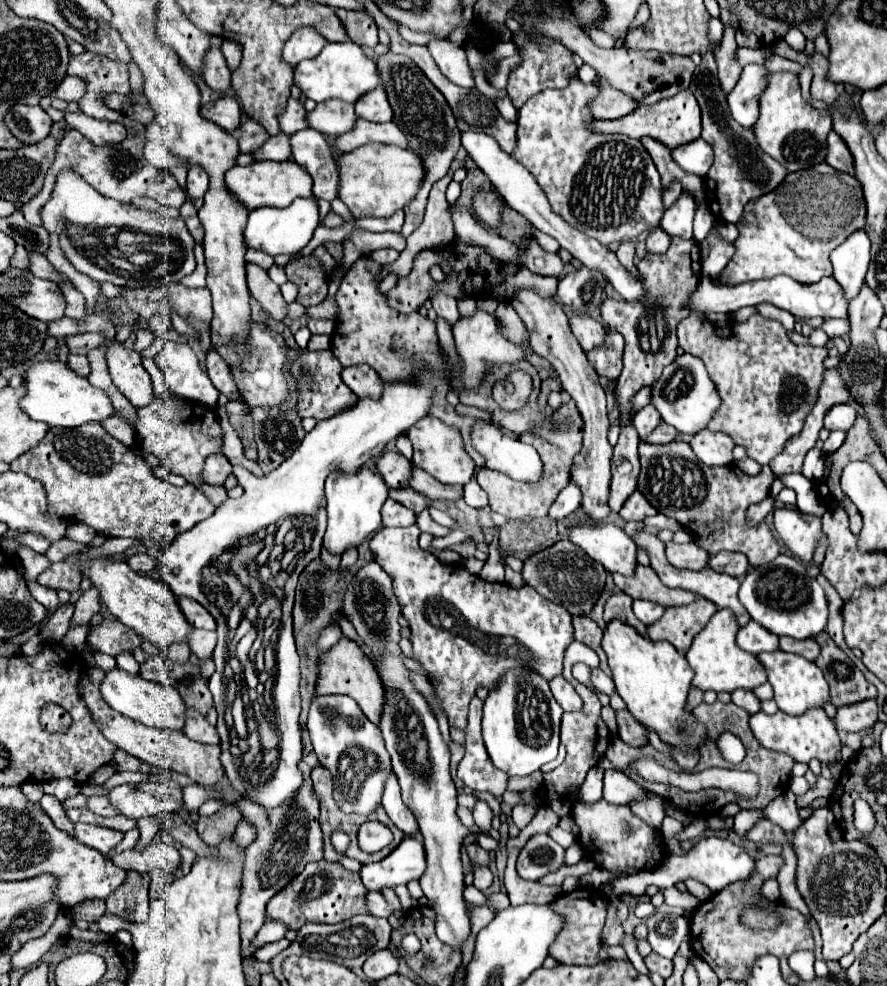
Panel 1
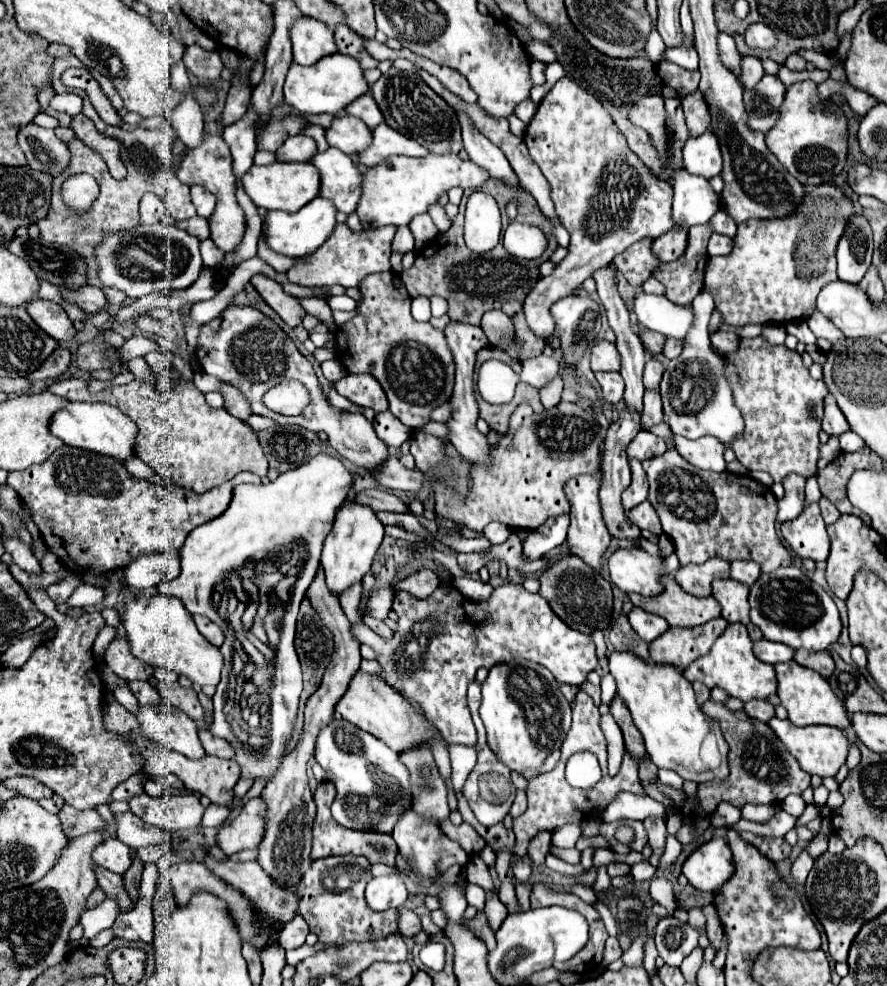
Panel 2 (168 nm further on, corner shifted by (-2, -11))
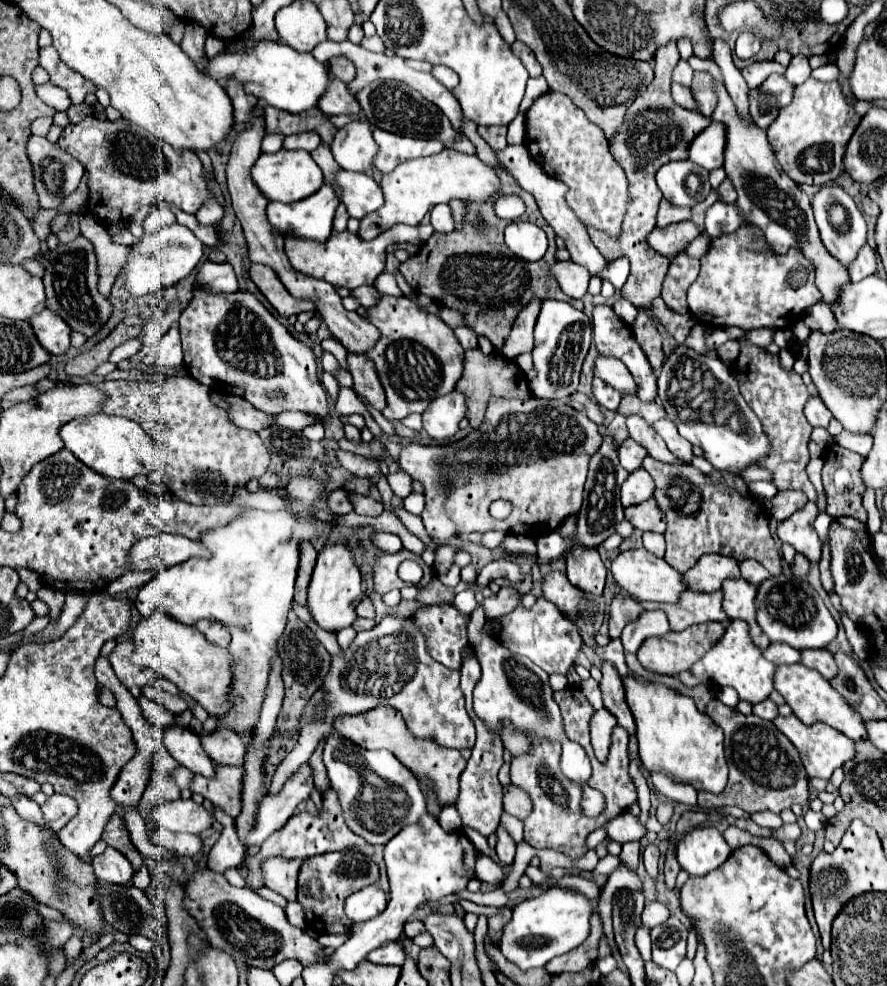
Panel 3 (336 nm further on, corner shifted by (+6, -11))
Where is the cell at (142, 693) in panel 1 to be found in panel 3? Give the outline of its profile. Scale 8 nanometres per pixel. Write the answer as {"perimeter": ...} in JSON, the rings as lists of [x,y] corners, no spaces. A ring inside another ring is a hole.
{"perimeter":[[[172,723],[162,731],[162,735],[164,735],[166,749],[180,765],[184,765],[192,773],[200,773],[204,777],[214,775],[214,765],[208,759],[208,755],[204,755],[204,749],[200,747],[200,739],[194,731]]]}

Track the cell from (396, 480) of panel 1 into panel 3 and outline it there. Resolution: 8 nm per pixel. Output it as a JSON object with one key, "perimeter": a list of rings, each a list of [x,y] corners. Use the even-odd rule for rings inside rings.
{"perimeter":[[[196,289],[192,295],[194,297],[190,305],[180,315],[180,333],[182,333],[184,365],[196,381],[204,383],[214,393],[220,393],[220,395],[240,395],[246,401],[250,401],[256,409],[268,415],[276,415],[280,411],[302,411],[316,417],[322,425],[328,425],[332,415],[326,401],[326,389],[320,385],[316,357],[312,349],[296,341],[286,331],[286,327],[250,293],[238,291],[228,295],[208,295]],[[276,389],[286,393],[284,403],[276,403],[266,397],[270,391],[276,391]]]}

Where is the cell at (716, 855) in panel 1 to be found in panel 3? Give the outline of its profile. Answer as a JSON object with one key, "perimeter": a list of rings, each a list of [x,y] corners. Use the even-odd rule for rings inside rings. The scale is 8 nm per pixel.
{"perimeter":[[[696,827],[678,843],[678,863],[694,877],[704,877],[718,869],[730,855],[730,847],[716,827]]]}

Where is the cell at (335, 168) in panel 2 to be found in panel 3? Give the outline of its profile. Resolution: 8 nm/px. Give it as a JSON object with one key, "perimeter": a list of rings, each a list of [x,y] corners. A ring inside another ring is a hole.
{"perimeter":[[[340,169],[332,181],[324,179],[324,185],[330,185],[334,189],[336,197],[346,205],[348,215],[356,219],[362,219],[384,203],[378,183],[366,173]]]}

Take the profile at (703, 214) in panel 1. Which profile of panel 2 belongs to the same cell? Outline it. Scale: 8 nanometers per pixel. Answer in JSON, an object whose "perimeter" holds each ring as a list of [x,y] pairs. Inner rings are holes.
{"perimeter":[[[720,209],[720,211],[710,219],[710,225],[712,225],[712,229],[714,229],[716,233],[722,233],[722,235],[726,235],[726,237],[734,237],[734,235],[736,235],[736,229],[738,229],[736,221],[734,221],[724,209]]]}

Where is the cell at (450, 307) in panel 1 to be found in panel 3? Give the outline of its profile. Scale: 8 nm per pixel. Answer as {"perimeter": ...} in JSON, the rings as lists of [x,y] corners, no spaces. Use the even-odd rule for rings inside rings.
{"perimeter":[[[454,389],[452,393],[434,399],[422,413],[426,433],[436,441],[452,439],[460,431],[460,421],[466,417],[466,397]]]}

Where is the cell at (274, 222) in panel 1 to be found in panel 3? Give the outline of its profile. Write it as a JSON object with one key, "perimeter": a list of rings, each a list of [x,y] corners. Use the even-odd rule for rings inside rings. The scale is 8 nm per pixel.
{"perimeter":[[[320,187],[314,195],[292,205],[268,203],[266,215],[272,227],[282,235],[294,235],[304,241],[326,243],[332,233],[332,219],[338,199],[330,187]]]}

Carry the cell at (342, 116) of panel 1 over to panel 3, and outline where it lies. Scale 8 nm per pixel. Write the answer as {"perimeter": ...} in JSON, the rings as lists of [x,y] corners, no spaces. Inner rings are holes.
{"perimeter":[[[364,119],[352,121],[336,131],[330,151],[342,169],[368,171],[372,169],[372,159],[376,155],[376,143],[372,139],[372,127]]]}

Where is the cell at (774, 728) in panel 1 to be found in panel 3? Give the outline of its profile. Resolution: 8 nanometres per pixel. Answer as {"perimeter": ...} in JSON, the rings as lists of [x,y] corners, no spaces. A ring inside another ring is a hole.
{"perimeter":[[[794,715],[788,717],[776,717],[774,725],[778,727],[778,731],[782,731],[790,743],[798,749],[802,765],[808,773],[808,777],[822,777],[822,779],[830,779],[832,771],[836,767],[842,767],[848,759],[852,759],[854,755],[854,741],[848,739],[846,735],[842,735],[840,731],[832,729],[830,725],[824,723],[814,723],[814,725],[804,725],[800,723],[800,719],[796,719]]]}

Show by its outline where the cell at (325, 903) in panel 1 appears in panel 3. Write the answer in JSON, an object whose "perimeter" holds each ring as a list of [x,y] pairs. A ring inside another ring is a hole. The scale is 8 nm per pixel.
{"perimeter":[[[352,849],[322,853],[304,859],[298,873],[298,901],[306,915],[306,927],[314,931],[324,929],[324,933],[346,933],[350,927],[350,921],[344,913],[346,897],[358,891],[360,887],[378,881],[378,869],[370,871],[368,865],[370,859],[360,851],[352,851]]]}

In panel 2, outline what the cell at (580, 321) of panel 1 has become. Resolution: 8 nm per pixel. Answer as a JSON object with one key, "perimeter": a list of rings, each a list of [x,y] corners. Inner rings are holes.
{"perimeter":[[[596,341],[590,355],[592,371],[620,371],[620,353],[610,341]]]}

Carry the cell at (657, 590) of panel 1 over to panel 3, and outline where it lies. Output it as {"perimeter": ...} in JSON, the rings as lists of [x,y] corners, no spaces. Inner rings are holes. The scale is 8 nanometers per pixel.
{"perimeter":[[[684,591],[676,603],[648,603],[648,601],[638,601],[638,603],[646,611],[662,609],[668,615],[668,623],[672,631],[684,631],[694,623],[728,619],[722,611],[722,591],[714,591],[714,593]]]}

